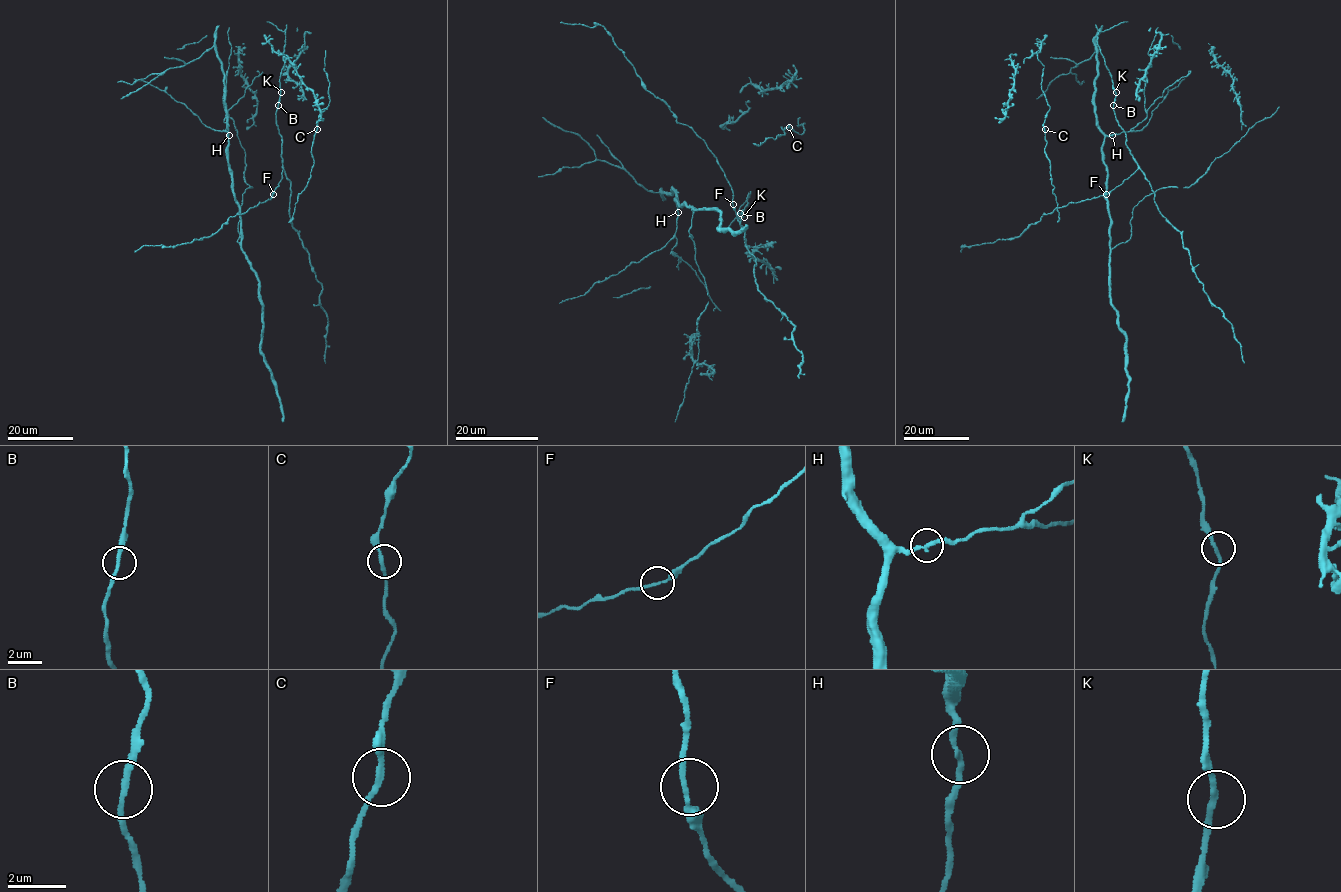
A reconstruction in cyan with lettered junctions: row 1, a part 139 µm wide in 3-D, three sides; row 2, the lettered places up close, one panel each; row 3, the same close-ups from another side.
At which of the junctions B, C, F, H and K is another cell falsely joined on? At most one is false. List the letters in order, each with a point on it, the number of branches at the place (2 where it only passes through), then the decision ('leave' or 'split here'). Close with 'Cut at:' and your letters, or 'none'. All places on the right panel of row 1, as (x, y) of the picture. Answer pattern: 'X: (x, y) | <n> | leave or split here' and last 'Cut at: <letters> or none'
B: (1113, 105) | 2 | leave
C: (1045, 129) | 2 | leave
F: (1106, 194) | 2 | leave
H: (1112, 135) | 2 | leave
K: (1116, 92) | 2 | leave
Cut at: none

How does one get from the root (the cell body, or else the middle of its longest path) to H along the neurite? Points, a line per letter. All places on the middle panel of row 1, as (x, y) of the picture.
H: (693, 206), (681, 206), (676, 200), (678, 212)

